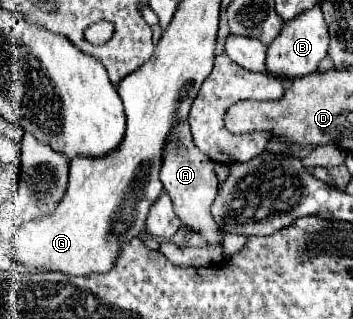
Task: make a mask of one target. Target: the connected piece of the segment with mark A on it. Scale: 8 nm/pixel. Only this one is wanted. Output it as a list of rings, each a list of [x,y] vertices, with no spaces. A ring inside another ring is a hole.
[[[188,122],[176,124],[174,134],[170,134],[170,138],[166,142],[160,180],[164,184],[164,190],[168,192],[168,196],[174,202],[174,210],[176,210],[178,218],[184,224],[190,224],[206,240],[206,244],[210,244],[210,246],[212,244],[222,244],[222,238],[224,238],[226,232],[222,230],[222,226],[218,226],[218,222],[214,222],[214,218],[210,218],[210,206],[212,206],[212,202],[216,198],[216,192],[218,192],[214,162],[210,158],[206,158],[206,154],[202,154],[194,146]]]

